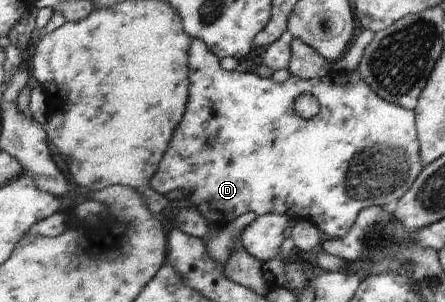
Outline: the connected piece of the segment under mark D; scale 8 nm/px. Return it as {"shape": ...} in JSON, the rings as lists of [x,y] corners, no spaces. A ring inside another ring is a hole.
{"shape":[[[192,40],[187,51],[187,67],[189,67],[189,97],[187,101],[185,117],[180,121],[179,127],[173,132],[173,139],[169,143],[169,149],[153,175],[151,187],[157,193],[167,195],[171,191],[186,190],[185,199],[190,199],[193,205],[188,208],[197,210],[200,215],[214,227],[223,227],[229,222],[235,221],[246,213],[255,213],[262,216],[267,214],[286,215],[296,220],[307,220],[317,227],[319,233],[325,233],[329,237],[341,238],[349,233],[353,223],[363,209],[368,207],[383,207],[391,201],[399,201],[406,191],[409,191],[413,181],[417,179],[419,172],[423,169],[421,165],[421,155],[419,155],[419,139],[417,135],[416,119],[414,110],[389,103],[379,97],[354,70],[348,74],[338,75],[335,71],[329,72],[325,77],[313,78],[309,81],[299,79],[295,75],[285,81],[285,83],[275,83],[272,78],[261,79],[252,73],[239,73],[235,71],[225,71],[219,59],[201,40]],[[299,95],[313,95],[319,103],[319,113],[310,120],[301,119],[295,113],[295,99]]]}

